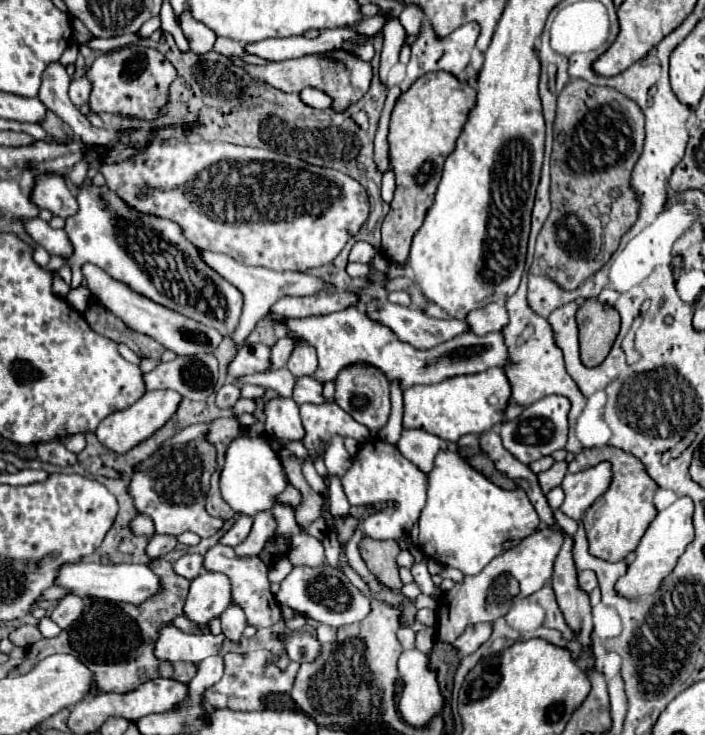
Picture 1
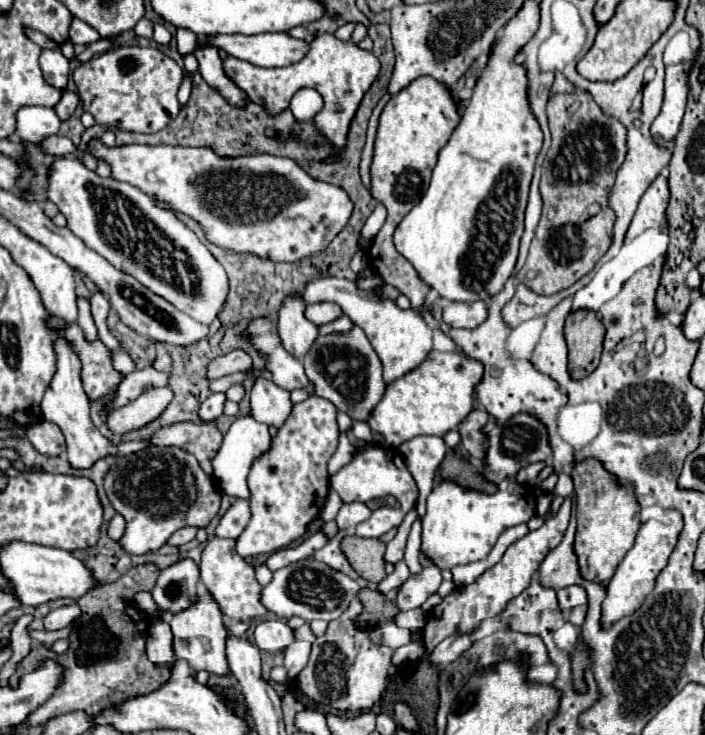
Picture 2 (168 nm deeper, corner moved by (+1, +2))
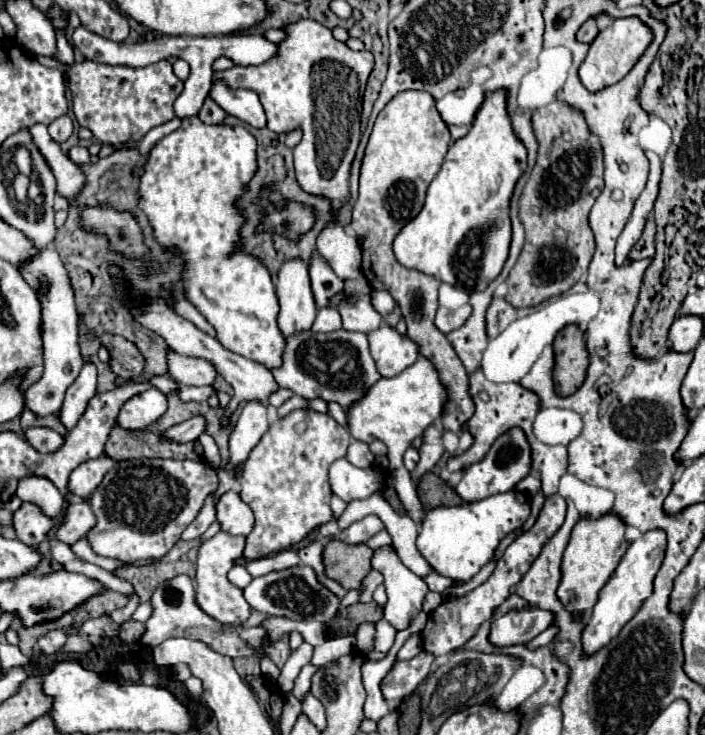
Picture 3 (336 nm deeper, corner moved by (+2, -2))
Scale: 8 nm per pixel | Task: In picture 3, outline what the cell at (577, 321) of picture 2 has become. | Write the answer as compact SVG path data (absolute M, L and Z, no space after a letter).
M570 324L554 338L552 380L558 396L574 394L586 378L588 352L582 336L584 332L576 324Z

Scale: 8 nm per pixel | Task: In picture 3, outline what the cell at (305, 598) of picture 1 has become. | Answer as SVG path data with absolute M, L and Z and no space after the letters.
M294 566L280 572L270 572L266 576L254 578L244 588L246 602L268 616L286 616L290 620L320 620L326 622L336 616L340 598L336 598L330 590L326 590L314 576L314 570L308 566Z

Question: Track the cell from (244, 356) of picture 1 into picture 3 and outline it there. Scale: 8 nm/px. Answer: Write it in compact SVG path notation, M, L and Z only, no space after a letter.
M174 350L166 352L166 364L168 364L168 374L178 384L210 386L216 378L216 370L210 362L206 362L202 358L188 358Z

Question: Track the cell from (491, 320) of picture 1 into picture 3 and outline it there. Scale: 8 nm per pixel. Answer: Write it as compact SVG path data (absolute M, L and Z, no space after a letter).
M468 304L460 306L460 308L456 308L456 310L438 308L434 324L436 324L436 328L438 328L442 334L448 334L448 332L452 332L452 330L460 328L460 326L462 326L462 324L468 320L470 312L472 312L472 308L470 308Z

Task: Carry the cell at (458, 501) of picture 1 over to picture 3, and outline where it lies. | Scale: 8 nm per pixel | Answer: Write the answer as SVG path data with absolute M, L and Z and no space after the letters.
M516 490L496 494L472 504L452 508L440 506L424 516L416 548L420 556L424 556L424 560L434 568L436 574L456 582L468 582L474 574L480 572L482 566L486 566L492 560L500 540L506 534L518 530L528 520L528 516L530 496Z

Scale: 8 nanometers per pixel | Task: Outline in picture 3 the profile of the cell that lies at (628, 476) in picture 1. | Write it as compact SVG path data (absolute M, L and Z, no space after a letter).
M604 514L602 518L596 518L596 520L580 518L578 524L574 526L570 544L562 558L562 568L560 568L562 580L556 592L558 600L564 604L564 608L570 614L584 616L596 604L600 588L608 582L608 578L612 576L614 568L618 566L620 558L628 548L628 542L624 540L624 530L626 530L626 524L614 514Z

